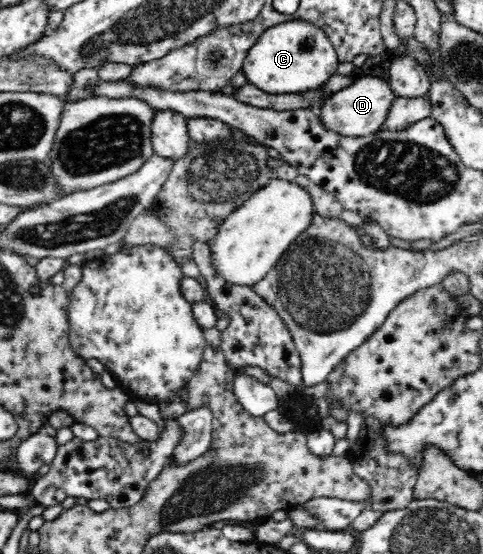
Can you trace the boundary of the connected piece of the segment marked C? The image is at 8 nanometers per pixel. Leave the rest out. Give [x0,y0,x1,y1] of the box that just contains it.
[240,19,339,94]

